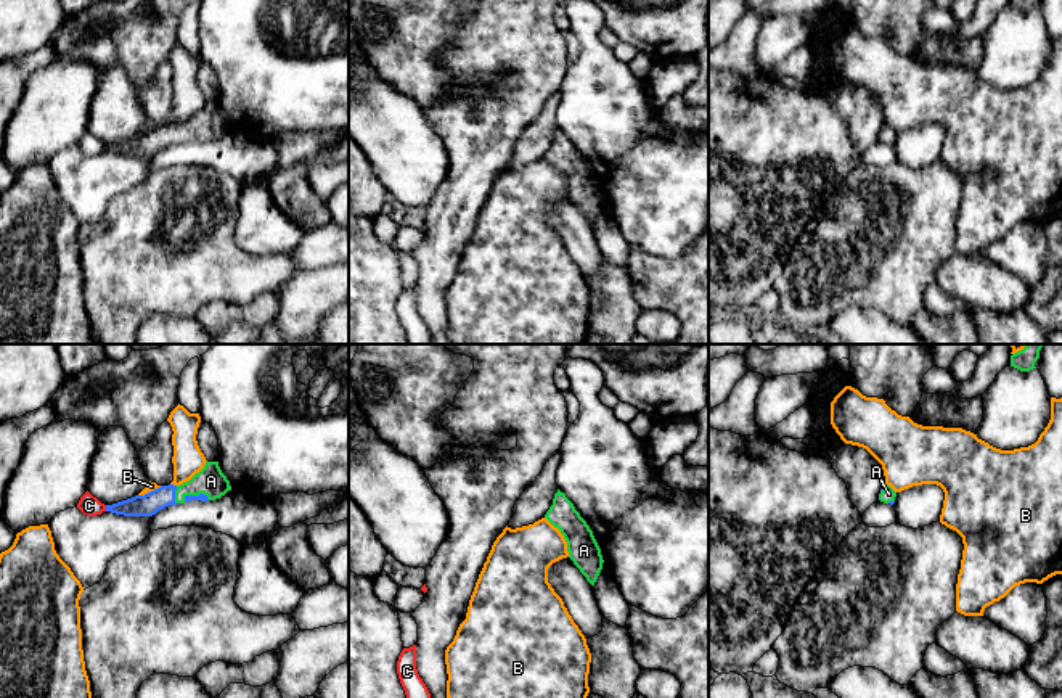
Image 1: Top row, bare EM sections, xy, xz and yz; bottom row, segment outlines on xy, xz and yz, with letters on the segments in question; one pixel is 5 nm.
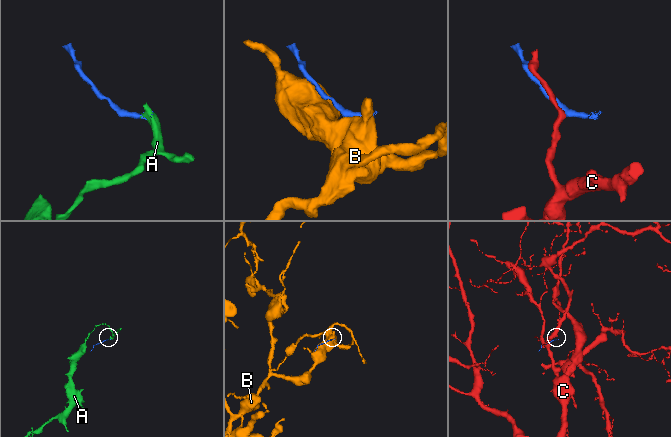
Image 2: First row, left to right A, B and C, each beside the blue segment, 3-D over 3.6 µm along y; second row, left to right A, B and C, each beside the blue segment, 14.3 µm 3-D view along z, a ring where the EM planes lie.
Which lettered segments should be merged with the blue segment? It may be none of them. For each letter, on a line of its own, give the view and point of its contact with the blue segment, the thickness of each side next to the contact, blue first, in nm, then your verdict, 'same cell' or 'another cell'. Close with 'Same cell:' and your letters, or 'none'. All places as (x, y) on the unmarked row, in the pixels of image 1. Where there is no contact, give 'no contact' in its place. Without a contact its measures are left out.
A: meets blue in xy at (174, 134); 110 nm thick on the blue side, 150 nm on the other; same cell
B: meets blue in xy at (172, 124); 110 nm thick on the blue side, 150 nm on the other; another cell
C: meets blue in xy at (106, 148); 110 nm thick on the blue side, 100 nm on the other; another cell
Same cell: A

